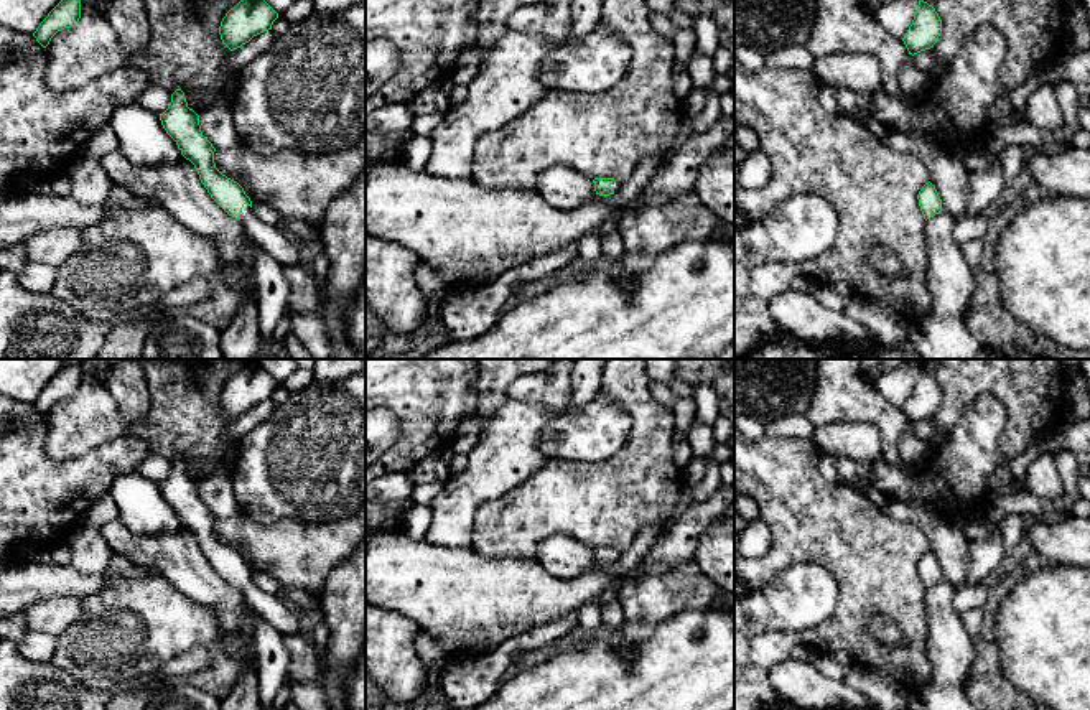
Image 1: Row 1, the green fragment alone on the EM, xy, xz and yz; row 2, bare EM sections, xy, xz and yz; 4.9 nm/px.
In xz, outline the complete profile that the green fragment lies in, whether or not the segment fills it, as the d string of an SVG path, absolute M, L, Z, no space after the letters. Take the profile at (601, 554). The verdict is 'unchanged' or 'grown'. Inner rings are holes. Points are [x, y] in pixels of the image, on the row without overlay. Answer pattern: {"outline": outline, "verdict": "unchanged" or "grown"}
{"outline": "M594 547L594 560L599 565L609 565L614 563L621 558L622 550L614 549L614 547Z", "verdict": "grown"}

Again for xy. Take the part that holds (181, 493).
{"outline": "M184 461L171 463L168 478L160 483L166 502L176 511L181 524L189 529L211 567L244 595L245 606L268 621L282 634L300 634L298 611L286 603L283 595L270 595L260 590L252 578L252 570L244 557L222 544L214 532L216 517L203 504L199 484L188 476Z", "verdict": "grown"}

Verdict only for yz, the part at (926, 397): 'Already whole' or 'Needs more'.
Already whole

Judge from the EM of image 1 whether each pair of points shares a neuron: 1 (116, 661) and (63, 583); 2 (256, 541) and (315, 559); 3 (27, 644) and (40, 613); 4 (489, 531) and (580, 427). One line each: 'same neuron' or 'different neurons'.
1: different neurons
2: same neuron
3: different neurons
4: different neurons

